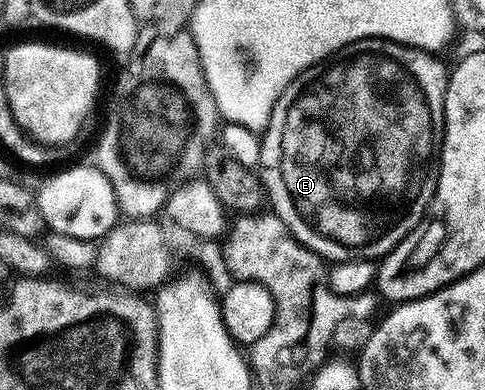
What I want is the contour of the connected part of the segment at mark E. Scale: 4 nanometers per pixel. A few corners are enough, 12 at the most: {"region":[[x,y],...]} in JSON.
{"region":[[392,40],[314,64],[257,175],[327,262],[435,197],[449,68]]}

